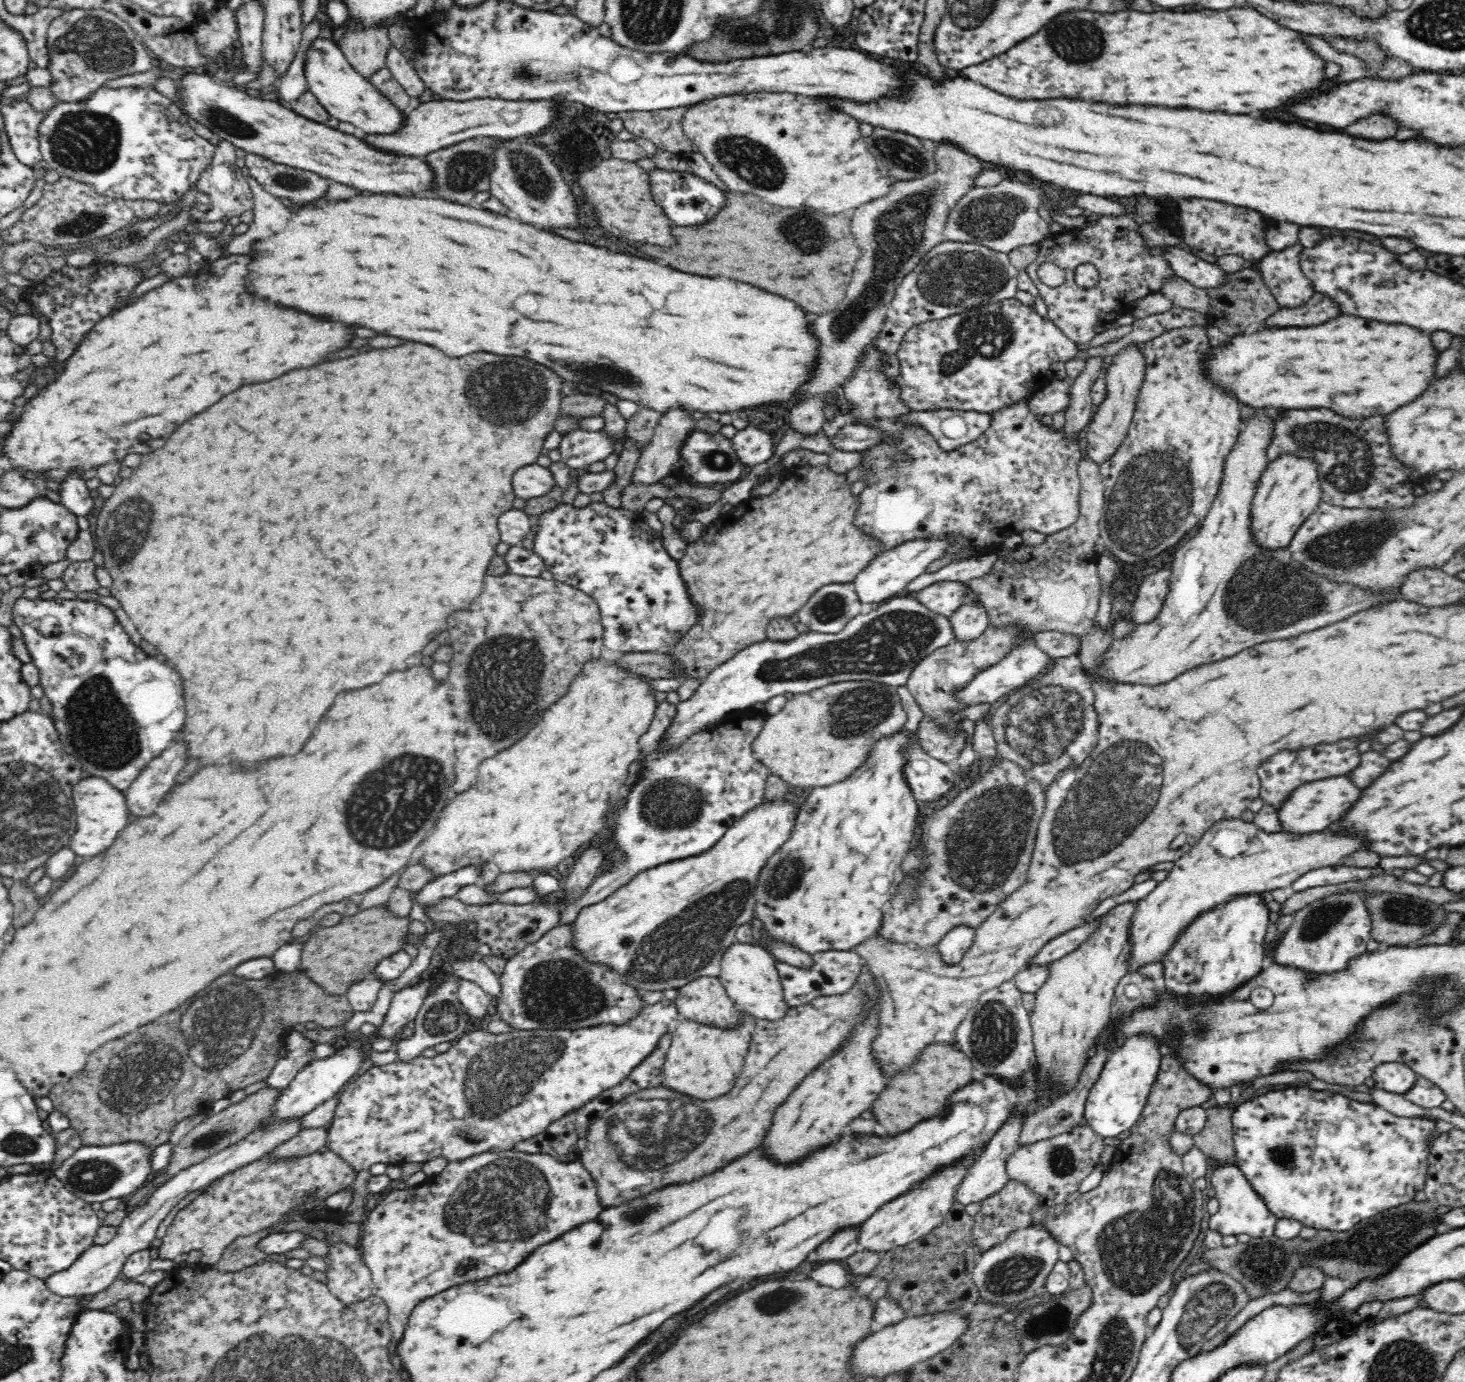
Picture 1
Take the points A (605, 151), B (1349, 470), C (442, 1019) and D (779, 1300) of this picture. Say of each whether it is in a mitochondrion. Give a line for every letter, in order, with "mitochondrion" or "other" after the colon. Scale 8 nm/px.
A: other
B: mitochondrion
C: mitochondrion
D: mitochondrion

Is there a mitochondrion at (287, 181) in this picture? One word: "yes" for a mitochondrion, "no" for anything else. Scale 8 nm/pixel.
yes

